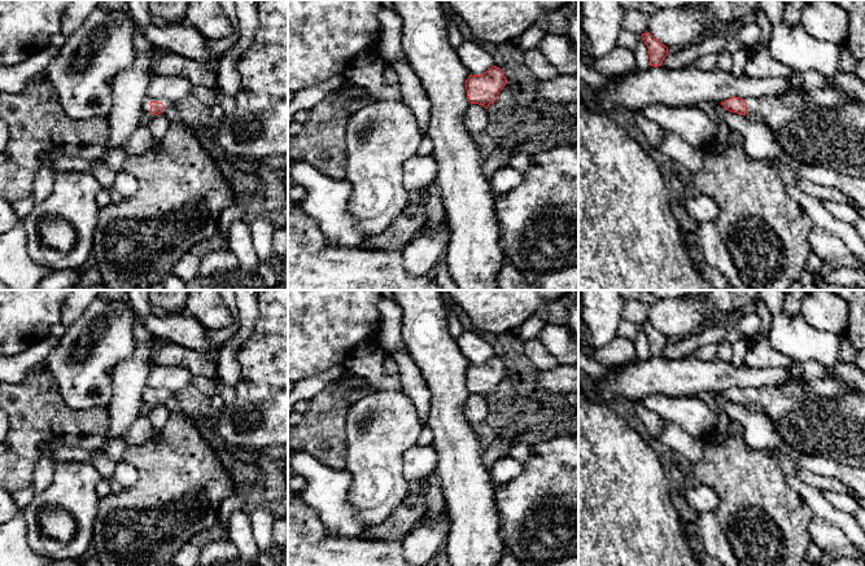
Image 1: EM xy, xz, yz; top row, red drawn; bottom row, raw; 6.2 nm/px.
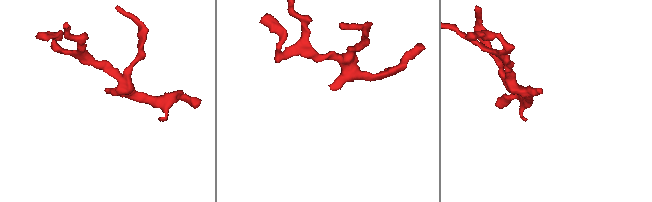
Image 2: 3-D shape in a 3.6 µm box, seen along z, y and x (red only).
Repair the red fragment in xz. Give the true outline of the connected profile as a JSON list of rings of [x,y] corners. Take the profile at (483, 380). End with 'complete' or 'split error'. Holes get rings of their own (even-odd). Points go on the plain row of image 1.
[[[493,356],[481,365],[469,365],[466,370],[467,389],[471,394],[482,395],[485,399],[493,394],[507,374],[503,361]]]; complete

